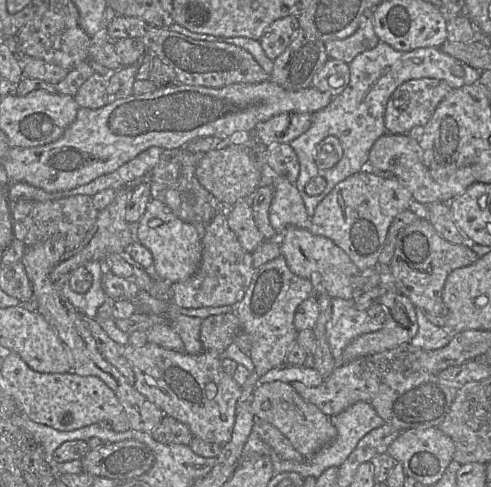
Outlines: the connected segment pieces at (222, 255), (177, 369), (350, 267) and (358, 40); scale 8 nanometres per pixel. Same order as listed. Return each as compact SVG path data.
M227 209L223 210L205 225L198 270L189 279L170 284L170 300L184 308L236 306L243 299L255 270L251 253L242 248L229 227Z
M234 312L204 318L200 330L203 350L196 355L169 350L150 342L140 347L123 346L123 354L134 371L134 387L165 415L186 424L193 436L225 445L232 436L242 387L223 370L221 354L234 342L239 329L240 320Z
M288 226L279 236L281 255L289 269L302 278L310 280L314 294L326 294L332 299L354 299L357 292L352 286L352 278L359 272L349 256L332 240L313 234L308 229Z
M367 9L361 15L359 26L352 35L342 40L327 41L324 45L328 58L349 64L360 53L376 47L379 41L373 27L373 9Z

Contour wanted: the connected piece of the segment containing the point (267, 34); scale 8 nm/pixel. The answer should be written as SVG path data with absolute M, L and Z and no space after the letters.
M296 14L275 20L259 39L266 56L274 61L292 42L297 33Z

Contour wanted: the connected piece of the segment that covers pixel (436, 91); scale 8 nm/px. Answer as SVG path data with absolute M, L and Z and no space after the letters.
M434 78L404 82L388 100L385 111L387 132L418 136L437 106L452 90L445 81Z

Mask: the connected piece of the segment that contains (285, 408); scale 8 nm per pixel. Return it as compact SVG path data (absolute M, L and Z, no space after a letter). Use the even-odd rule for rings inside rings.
M273 381L257 385L253 392L251 410L256 419L276 427L305 457L312 457L337 437L337 429L328 415L316 405L304 400L290 383Z

